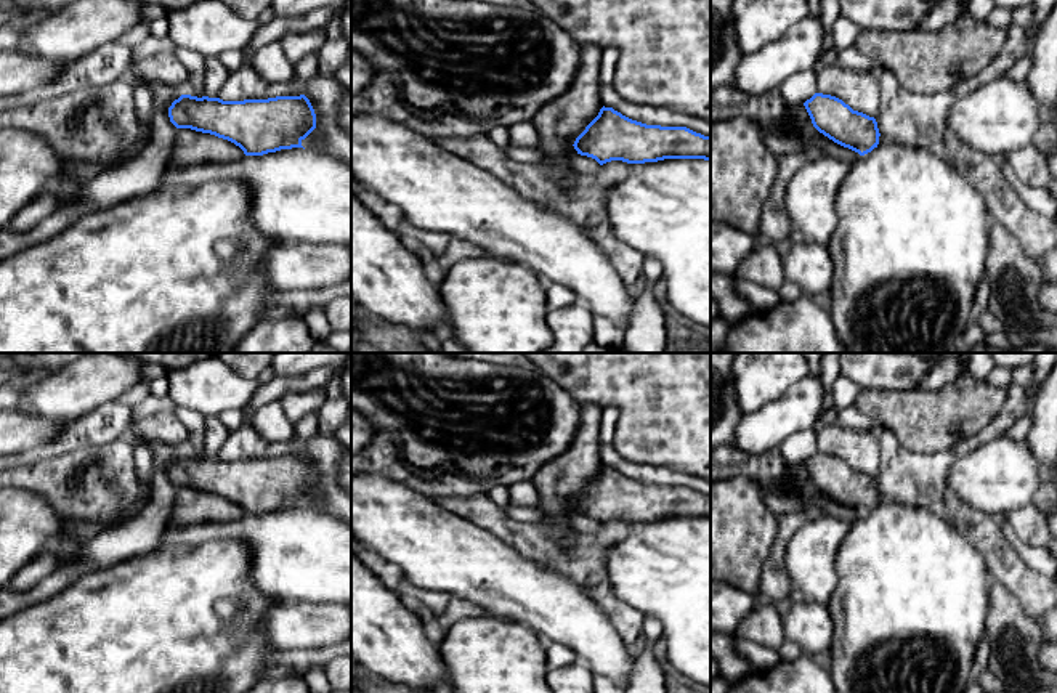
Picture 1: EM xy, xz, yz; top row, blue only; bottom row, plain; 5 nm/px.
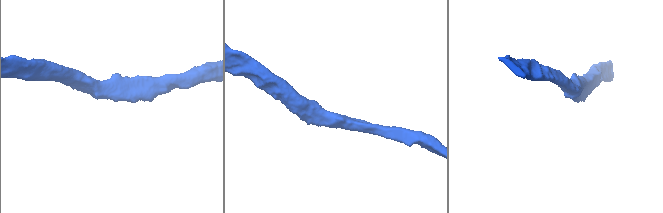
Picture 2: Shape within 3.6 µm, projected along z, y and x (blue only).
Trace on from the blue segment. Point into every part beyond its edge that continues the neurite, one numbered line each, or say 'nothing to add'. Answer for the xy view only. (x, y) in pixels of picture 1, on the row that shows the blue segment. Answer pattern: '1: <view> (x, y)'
1: xy (191, 148)

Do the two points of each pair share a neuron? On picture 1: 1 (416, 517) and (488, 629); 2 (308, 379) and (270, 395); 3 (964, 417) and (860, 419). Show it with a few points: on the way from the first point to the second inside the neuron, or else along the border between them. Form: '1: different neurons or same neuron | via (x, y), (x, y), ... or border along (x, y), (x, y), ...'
1: different neurons | border along (486, 613), (523, 624)
2: same neuron | via (299, 385), (279, 387)
3: different neurons | border along (854, 406), (878, 419), (887, 429)

